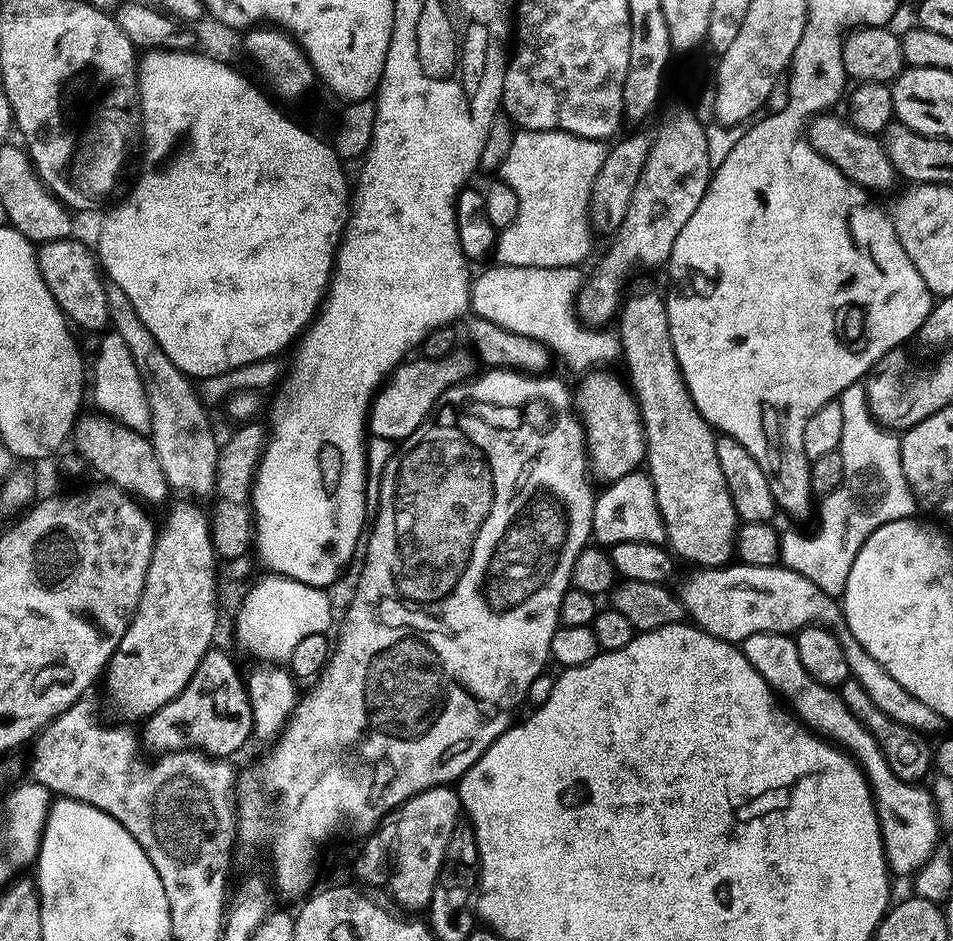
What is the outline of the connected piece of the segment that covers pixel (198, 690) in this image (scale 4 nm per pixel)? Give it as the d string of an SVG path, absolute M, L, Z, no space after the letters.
M219 646L209 648L182 694L147 717L142 727L143 739L160 748L156 750L203 750L217 758L232 758L252 736L252 707L245 677L242 672L240 676L231 654Z

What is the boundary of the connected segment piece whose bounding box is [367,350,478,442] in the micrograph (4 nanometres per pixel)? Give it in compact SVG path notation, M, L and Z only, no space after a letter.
M453 350L449 356L437 360L409 359L397 366L392 375L380 385L379 392L372 399L372 406L368 410L367 431L372 436L393 442L402 442L410 434L414 434L414 430L422 427L424 421L432 415L432 410L439 402L441 394L456 384L463 384L477 371L478 364L473 353L460 351Z

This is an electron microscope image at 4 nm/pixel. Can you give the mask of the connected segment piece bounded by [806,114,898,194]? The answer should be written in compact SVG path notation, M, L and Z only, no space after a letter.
M816 114L811 117L812 125L807 125L808 141L834 166L844 171L844 176L850 178L863 188L873 193L888 192L898 181L898 173L890 154L884 148L883 139L871 132L863 132L852 125L852 121L843 115Z

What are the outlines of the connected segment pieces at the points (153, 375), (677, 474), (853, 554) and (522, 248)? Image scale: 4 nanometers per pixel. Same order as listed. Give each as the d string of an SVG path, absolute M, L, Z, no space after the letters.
M113 283L107 285L107 290L108 323L111 331L126 342L126 350L130 350L134 366L138 366L152 414L150 439L158 454L158 462L162 462L162 474L166 474L169 489L176 491L177 488L180 494L188 498L211 497L216 491L218 439L208 421L209 409L202 403L197 389L196 392L192 389L193 381L185 376L181 368L174 366L174 362L170 362L166 350L162 350L154 334L146 330L138 310L134 310L130 298L126 298L126 290Z
M656 292L630 296L618 313L620 351L622 364L628 367L627 383L644 421L646 471L664 519L667 547L679 559L696 564L692 566L725 567L736 550L738 517L726 478L722 478L722 466L718 466L717 433L694 406L682 378L670 338L665 297Z
M863 383L846 386L846 390L842 390L838 399L842 406L842 438L838 450L842 454L844 477L838 490L834 490L819 501L820 521L816 524L816 533L813 536L786 531L781 535L779 559L783 567L802 574L802 578L810 578L810 582L814 582L818 590L833 598L843 597L850 566L854 566L854 558L858 558L858 550L862 550L866 538L870 538L870 534L874 534L878 526L886 526L886 522L909 519L915 513L912 511L917 511L918 508L906 482L906 474L902 470L900 436L895 431L880 427L872 417Z
M527 130L517 131L517 136L511 137L512 145L506 158L500 163L498 169L499 179L505 180L514 190L520 199L520 213L518 218L510 226L506 226L496 237L494 249L494 260L496 264L505 264L506 266L546 266L547 268L575 268L583 265L583 260L592 252L592 236L594 229L592 221L588 218L588 203L592 199L592 187L594 186L600 167L604 165L605 145L599 140L587 140L581 136L575 136L569 132L530 132Z

